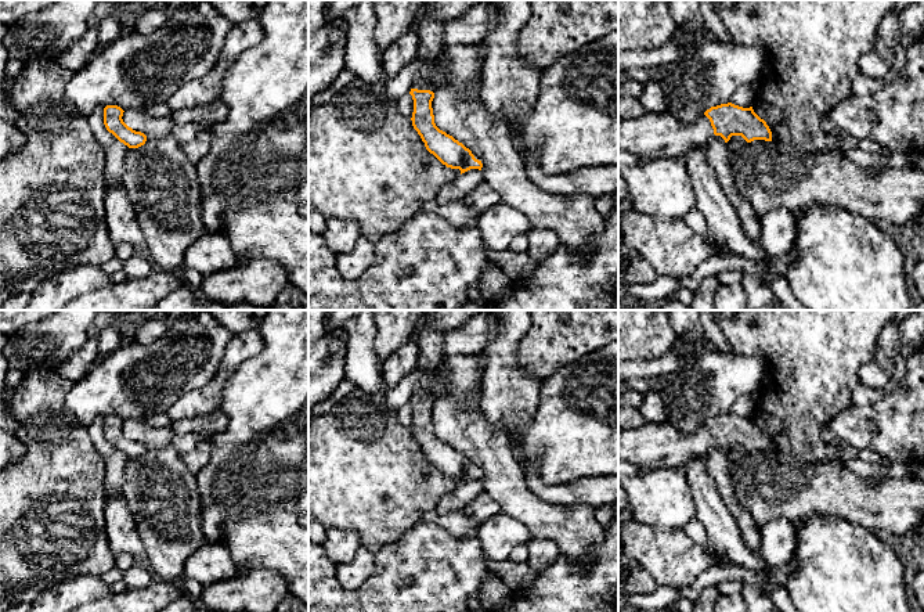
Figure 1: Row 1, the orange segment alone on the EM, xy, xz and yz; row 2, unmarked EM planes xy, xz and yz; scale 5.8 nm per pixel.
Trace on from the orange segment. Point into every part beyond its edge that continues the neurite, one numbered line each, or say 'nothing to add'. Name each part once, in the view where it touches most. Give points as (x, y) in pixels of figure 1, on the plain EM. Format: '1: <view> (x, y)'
1: xz (421, 393)

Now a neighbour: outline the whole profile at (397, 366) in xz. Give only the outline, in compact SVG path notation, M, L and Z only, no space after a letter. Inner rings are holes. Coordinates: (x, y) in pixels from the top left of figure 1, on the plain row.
M412 341L405 342L398 350L390 354L382 368L383 379L387 385L398 385L409 372L414 371L419 350Z

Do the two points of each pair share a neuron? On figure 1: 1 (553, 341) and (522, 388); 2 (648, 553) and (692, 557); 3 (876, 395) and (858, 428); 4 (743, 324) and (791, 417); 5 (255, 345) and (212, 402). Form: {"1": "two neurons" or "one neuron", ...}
{"1": "two neurons", "2": "one neuron", "3": "two neurons", "4": "one neuron", "5": "one neuron"}

